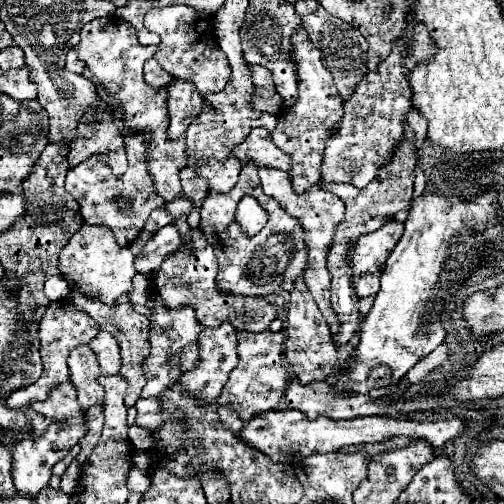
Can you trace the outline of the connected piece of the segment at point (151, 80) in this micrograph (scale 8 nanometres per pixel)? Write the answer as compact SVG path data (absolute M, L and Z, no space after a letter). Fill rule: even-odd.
M154 59L146 61L146 65L144 65L144 79L152 87L166 87L172 81L172 77Z

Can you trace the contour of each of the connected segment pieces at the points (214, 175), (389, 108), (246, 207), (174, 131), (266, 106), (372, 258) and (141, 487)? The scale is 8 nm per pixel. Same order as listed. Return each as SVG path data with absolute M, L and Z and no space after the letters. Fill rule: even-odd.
M234 157L228 159L208 159L208 163L200 163L196 171L202 171L202 175L214 183L210 183L210 193L226 193L232 189L238 181L238 163Z
M416 27L416 35L412 35L412 51L408 59L402 57L404 43L408 35L396 41L396 49L380 63L378 69L370 71L362 83L354 89L352 99L344 103L344 117L338 123L336 135L332 135L326 143L324 163L322 163L322 181L324 183L350 183L354 187L366 187L390 159L390 151L396 143L400 143L404 135L404 121L408 111L412 109L412 87L408 87L406 73L412 71L416 59L428 59L436 47L432 47L432 39L428 39L428 31L424 27Z
M244 197L236 211L236 221L240 223L240 227L244 227L244 233L248 235L256 235L256 231L264 227L266 217L268 213L260 207L260 203L254 197Z
M174 79L168 85L168 93L170 93L168 135L170 135L170 139L178 139L188 129L188 125L200 115L202 95L196 91L192 81L182 81L182 79Z
M248 65L252 71L252 83L254 83L254 97L252 97L252 109L266 111L272 115L278 115L282 109L283 99L276 93L274 77L268 69L262 65Z
M390 219L374 233L362 235L356 247L348 253L348 265L352 269L352 285L360 299L378 293L378 279L384 271L384 263L394 245L402 237L404 223Z
M130 467L126 479L128 479L128 489L136 491L140 495L144 495L148 491L148 487L150 487L150 475L140 471L138 467Z

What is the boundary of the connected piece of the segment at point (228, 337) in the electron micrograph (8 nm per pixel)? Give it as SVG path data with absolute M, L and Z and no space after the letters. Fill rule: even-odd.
M222 323L220 327L216 329L204 329L200 333L200 365L188 373L182 375L182 383L186 387L186 391L200 399L200 401L210 401L214 403L216 397L220 395L224 383L228 381L228 375L230 371L236 367L238 359L236 359L236 329L230 325L230 323Z

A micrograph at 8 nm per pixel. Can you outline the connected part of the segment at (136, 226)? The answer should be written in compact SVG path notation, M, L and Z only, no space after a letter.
M132 133L126 137L128 171L122 177L114 177L112 171L108 171L108 165L98 159L86 159L78 167L72 167L66 175L66 191L80 203L82 219L90 225L108 227L122 247L128 247L142 231L148 215L164 205L148 171L146 147L148 143L142 133Z

